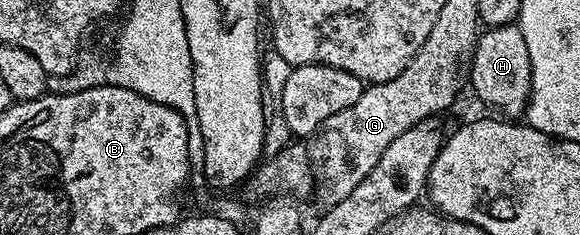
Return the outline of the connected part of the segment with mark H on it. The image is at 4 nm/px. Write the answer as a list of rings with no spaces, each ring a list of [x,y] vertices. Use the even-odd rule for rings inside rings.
[[[516,23],[489,27],[479,32],[474,54],[470,56],[470,85],[486,105],[499,109],[506,119],[518,119],[525,114],[532,87],[532,59],[528,59],[528,43],[524,43],[522,28]]]

